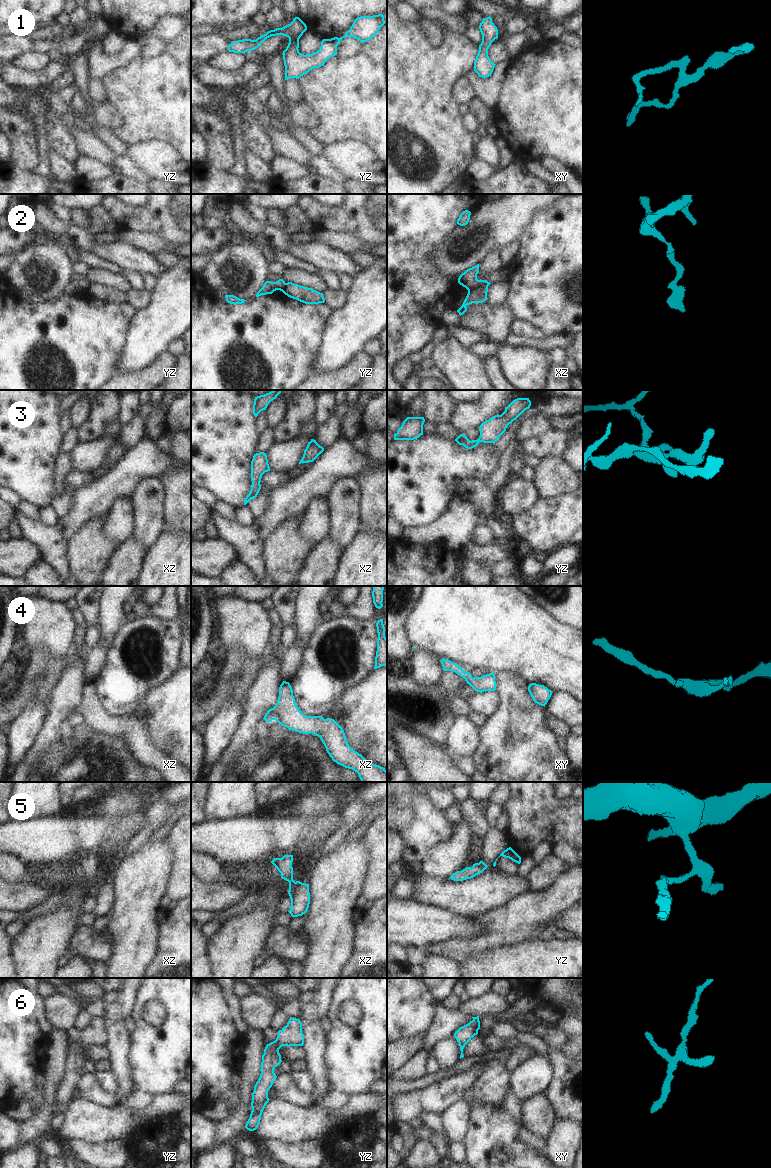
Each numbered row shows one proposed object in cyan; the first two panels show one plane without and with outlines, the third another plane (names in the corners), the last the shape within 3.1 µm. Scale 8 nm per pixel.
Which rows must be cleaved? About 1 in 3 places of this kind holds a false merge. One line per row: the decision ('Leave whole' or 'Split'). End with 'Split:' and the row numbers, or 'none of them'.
1: Leave whole
2: Split
3: Leave whole
4: Leave whole
5: Leave whole
6: Leave whole
Split: 2.

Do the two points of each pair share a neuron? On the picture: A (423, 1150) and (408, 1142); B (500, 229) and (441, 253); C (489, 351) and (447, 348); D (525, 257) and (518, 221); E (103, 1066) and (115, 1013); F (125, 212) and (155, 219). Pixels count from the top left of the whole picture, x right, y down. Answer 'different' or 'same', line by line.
A: different
B: same
C: different
D: different
E: different
F: same

